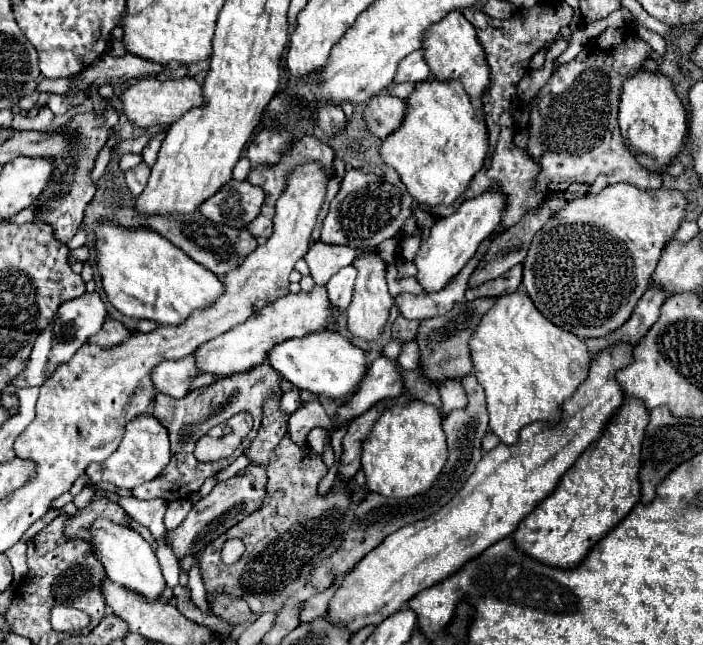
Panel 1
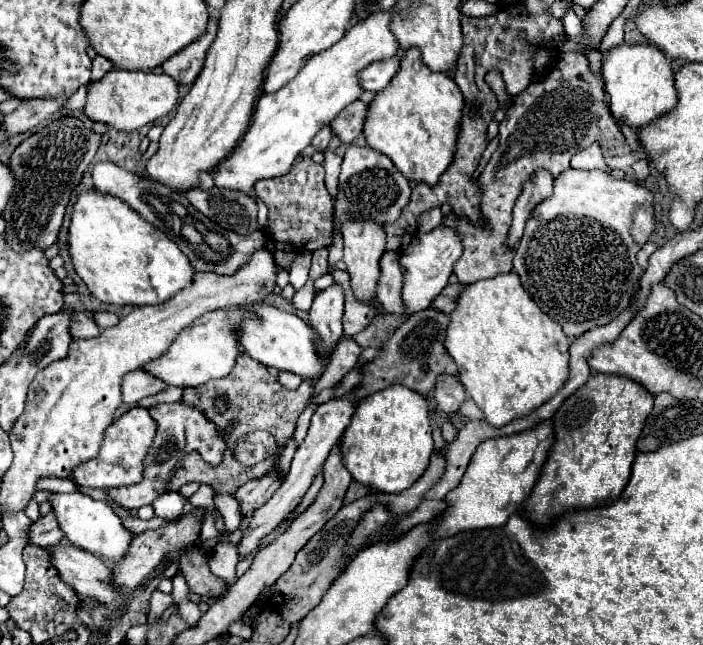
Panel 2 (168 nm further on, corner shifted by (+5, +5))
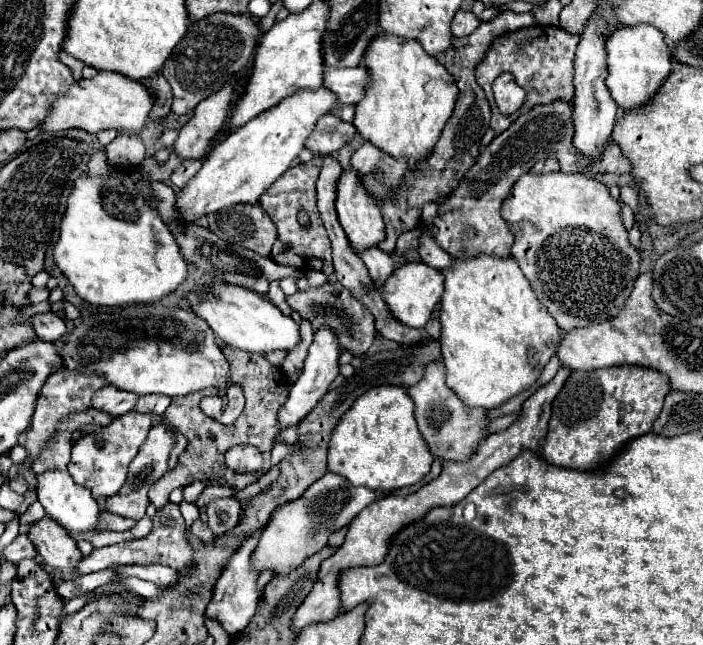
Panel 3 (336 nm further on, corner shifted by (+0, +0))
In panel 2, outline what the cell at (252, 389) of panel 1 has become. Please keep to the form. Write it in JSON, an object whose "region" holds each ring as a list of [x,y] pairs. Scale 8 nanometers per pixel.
{"region":[[[182,400],[172,402],[172,404],[150,406],[148,412],[158,422],[158,430],[156,430],[154,446],[150,448],[150,452],[144,460],[144,480],[138,484],[132,484],[128,488],[108,488],[106,490],[110,498],[114,498],[120,506],[124,506],[128,510],[136,510],[144,504],[152,504],[156,498],[166,494],[174,472],[178,472],[180,462],[192,450],[200,452],[208,464],[220,464],[220,460],[226,452],[228,432],[232,432],[232,428],[224,428],[224,432],[216,430],[216,424],[210,424],[210,420],[204,416],[204,412],[200,412],[196,406],[184,404]]]}

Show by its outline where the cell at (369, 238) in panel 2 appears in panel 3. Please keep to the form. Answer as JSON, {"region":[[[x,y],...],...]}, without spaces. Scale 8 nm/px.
{"region":[[[351,167],[343,169],[341,177],[337,179],[335,209],[337,209],[337,215],[339,215],[341,227],[345,229],[355,253],[361,253],[369,247],[375,247],[379,241],[385,239],[385,225],[383,225],[383,217],[379,213],[377,201],[373,197],[369,197],[369,193],[365,193],[365,187],[361,185],[361,177],[357,177],[357,171],[351,169]]]}

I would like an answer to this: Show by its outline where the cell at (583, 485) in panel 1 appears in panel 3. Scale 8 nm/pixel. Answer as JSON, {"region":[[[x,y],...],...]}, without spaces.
{"region":[[[619,365],[619,367],[603,367],[593,371],[573,371],[553,401],[553,415],[551,415],[549,433],[543,445],[543,457],[549,463],[557,467],[567,467],[567,469],[603,467],[625,443],[651,431],[653,421],[661,413],[663,399],[669,391],[671,391],[671,385],[667,375],[653,371],[649,367]]]}

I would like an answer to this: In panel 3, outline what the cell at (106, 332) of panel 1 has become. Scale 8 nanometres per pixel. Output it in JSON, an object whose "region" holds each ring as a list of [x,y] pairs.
{"region":[[[53,311],[37,313],[31,321],[33,321],[33,329],[41,341],[57,341],[59,337],[63,337],[67,333],[65,319],[61,319]]]}

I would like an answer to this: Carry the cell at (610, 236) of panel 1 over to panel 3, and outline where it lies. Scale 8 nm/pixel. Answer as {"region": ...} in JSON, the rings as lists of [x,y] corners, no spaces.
{"region":[[[525,173],[503,201],[503,219],[515,235],[511,255],[523,275],[531,281],[539,301],[547,307],[561,329],[575,329],[601,323],[619,313],[639,275],[639,251],[631,247],[627,231],[619,217],[619,203],[609,195],[605,183],[583,173]]]}

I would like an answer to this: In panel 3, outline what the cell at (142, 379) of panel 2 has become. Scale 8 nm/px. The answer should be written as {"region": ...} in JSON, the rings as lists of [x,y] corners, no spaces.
{"region":[[[107,385],[105,389],[99,389],[95,393],[91,407],[117,417],[117,415],[131,411],[135,407],[135,401],[137,401],[135,393],[125,393],[125,391],[119,391],[119,389]]]}

